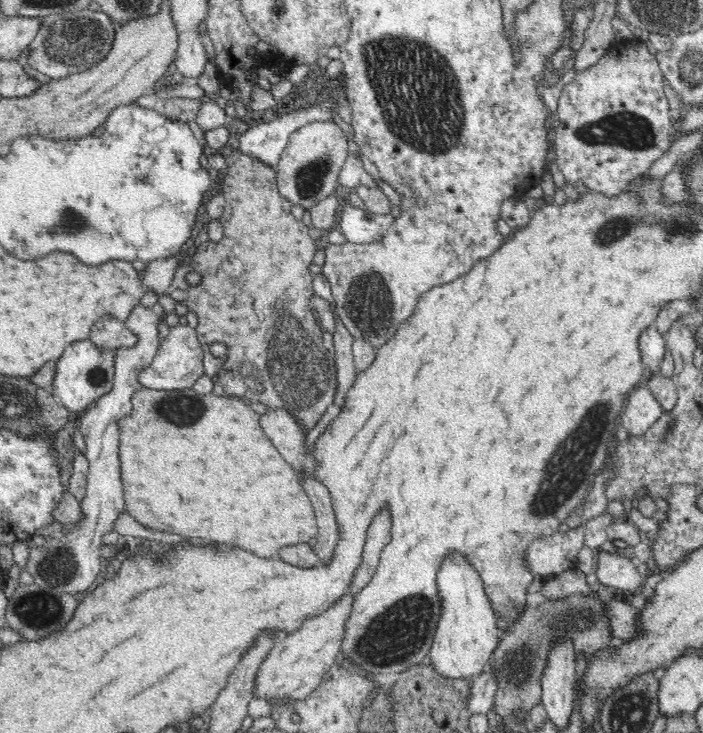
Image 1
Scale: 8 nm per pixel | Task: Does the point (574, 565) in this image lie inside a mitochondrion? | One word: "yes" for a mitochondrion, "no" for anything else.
no

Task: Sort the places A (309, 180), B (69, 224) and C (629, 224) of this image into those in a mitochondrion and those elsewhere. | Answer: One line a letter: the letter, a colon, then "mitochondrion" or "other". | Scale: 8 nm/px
A: mitochondrion
B: mitochondrion
C: mitochondrion

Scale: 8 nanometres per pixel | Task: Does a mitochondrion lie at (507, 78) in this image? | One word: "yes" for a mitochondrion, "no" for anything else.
no

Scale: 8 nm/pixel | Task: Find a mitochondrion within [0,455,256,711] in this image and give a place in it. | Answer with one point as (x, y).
(33, 607)

